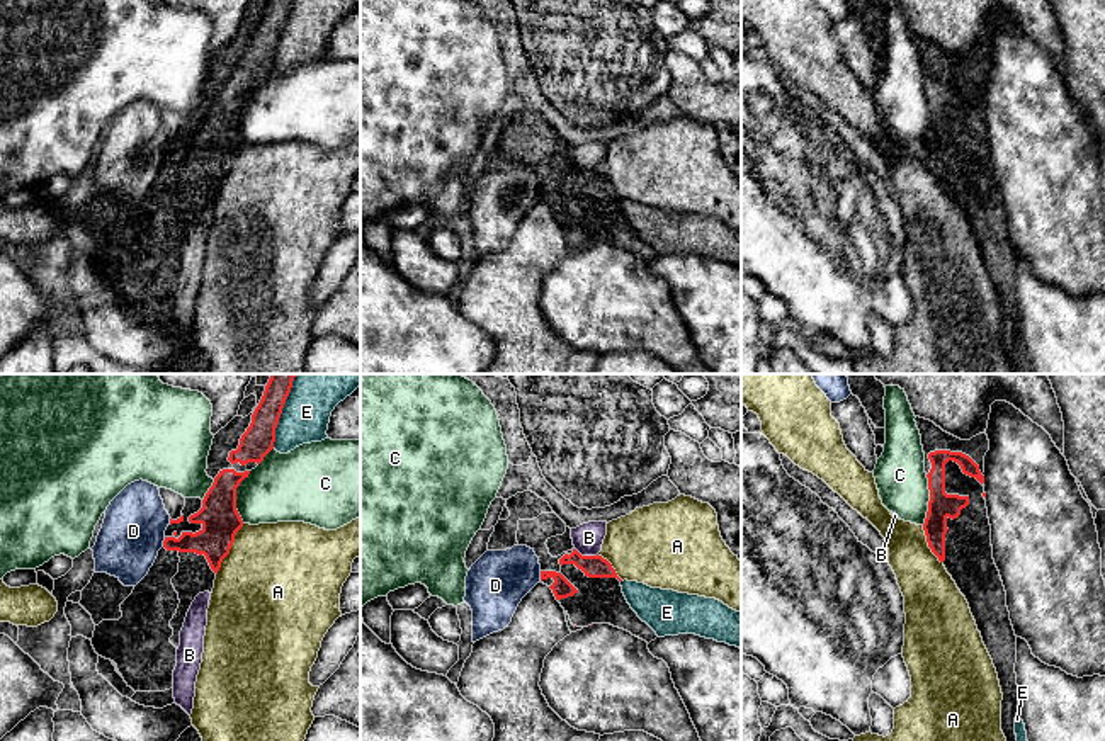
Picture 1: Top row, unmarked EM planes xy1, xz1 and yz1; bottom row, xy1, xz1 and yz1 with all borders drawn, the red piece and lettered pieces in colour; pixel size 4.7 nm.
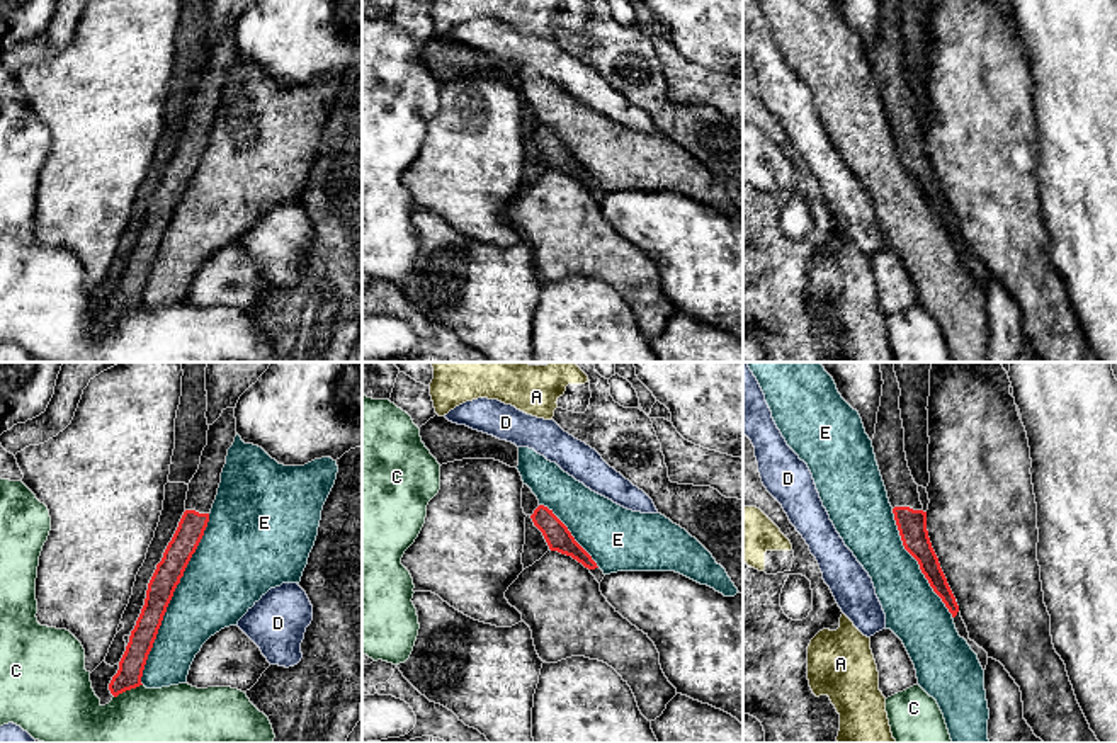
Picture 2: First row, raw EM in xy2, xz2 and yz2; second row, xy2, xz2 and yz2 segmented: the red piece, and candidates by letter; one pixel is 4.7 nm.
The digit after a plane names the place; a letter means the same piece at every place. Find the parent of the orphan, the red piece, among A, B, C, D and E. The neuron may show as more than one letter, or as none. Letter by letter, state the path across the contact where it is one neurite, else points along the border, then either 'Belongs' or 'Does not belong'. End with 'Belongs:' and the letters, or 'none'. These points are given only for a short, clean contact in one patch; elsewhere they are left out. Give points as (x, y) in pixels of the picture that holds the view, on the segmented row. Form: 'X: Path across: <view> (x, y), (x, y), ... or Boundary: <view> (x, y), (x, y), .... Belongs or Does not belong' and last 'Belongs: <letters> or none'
A: Boundary: xy1 (243, 524), (216, 575). Does not belong
B: Does not belong
C: Does not belong
D: Boundary: xy1 (165, 537), (162, 546). Does not belong
E: Does not belong
Belongs: none

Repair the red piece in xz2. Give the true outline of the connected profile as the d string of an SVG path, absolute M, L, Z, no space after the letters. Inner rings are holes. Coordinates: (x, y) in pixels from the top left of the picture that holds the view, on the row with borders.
M544 505L530 515L534 525L542 532L551 551L571 556L588 570L598 568L592 556L575 541L568 527Z

